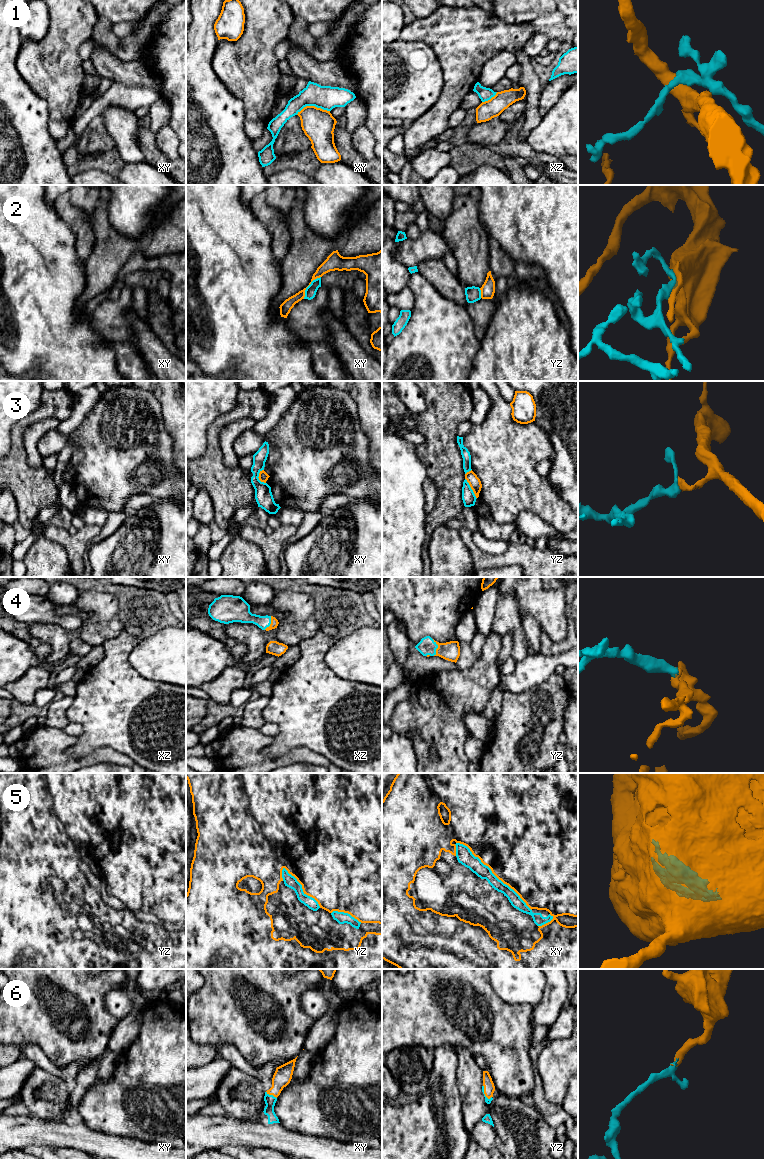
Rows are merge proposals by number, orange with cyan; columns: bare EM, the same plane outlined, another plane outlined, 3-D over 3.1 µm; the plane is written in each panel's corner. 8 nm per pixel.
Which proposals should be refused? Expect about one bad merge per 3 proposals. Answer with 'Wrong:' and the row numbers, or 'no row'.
Wrong: 1, 2, 3

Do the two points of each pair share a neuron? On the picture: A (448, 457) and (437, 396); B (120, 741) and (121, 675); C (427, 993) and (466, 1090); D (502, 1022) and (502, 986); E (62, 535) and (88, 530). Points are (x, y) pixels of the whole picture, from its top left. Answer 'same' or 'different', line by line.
A: same
B: same
C: different
D: different
E: same

